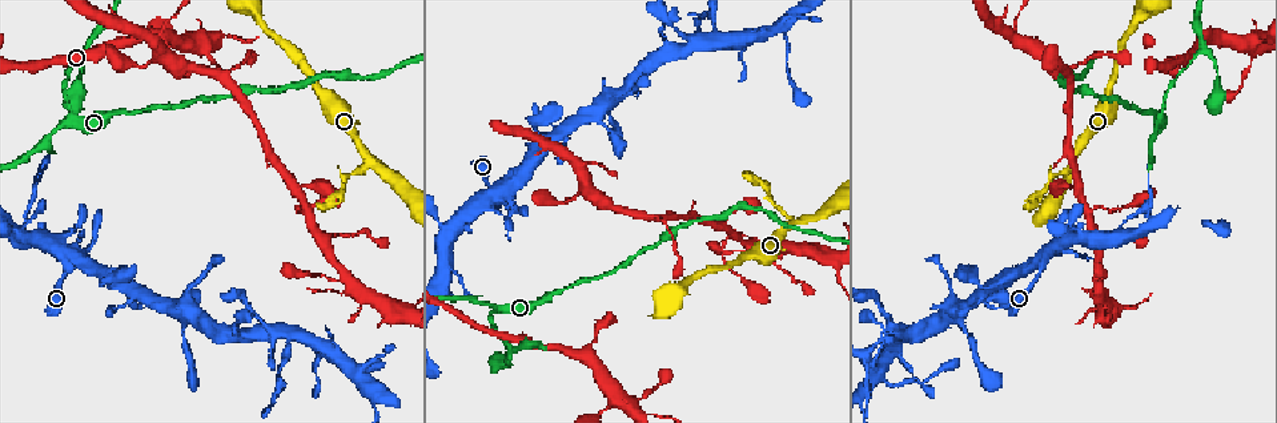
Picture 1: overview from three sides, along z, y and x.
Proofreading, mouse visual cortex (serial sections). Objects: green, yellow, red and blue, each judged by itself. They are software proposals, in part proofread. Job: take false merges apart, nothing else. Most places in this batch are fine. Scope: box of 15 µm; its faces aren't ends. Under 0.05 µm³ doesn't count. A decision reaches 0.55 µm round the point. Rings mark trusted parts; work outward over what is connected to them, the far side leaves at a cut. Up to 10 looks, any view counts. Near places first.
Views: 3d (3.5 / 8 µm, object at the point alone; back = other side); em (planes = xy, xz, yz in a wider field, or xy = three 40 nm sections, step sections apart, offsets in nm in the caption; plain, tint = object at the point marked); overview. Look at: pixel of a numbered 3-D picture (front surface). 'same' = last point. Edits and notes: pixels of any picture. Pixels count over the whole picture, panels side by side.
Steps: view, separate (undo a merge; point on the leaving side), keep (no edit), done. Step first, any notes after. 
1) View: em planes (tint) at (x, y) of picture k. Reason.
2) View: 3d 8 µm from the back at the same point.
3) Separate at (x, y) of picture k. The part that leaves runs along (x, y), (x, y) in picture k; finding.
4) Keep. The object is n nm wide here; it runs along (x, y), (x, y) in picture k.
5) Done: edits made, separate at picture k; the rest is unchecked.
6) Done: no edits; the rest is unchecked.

View: 3d 3.5 µm at (212, 62) of picture 1. A narrow waist.

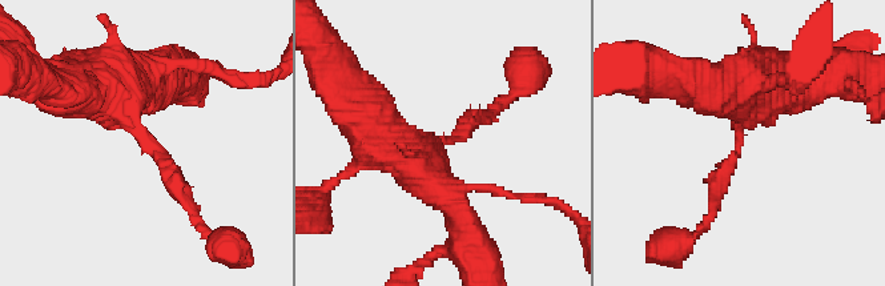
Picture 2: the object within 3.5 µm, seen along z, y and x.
View: em xy step 3 (tint) at (737, 152) of picture 2. The arms are 200, 500 nm wide.

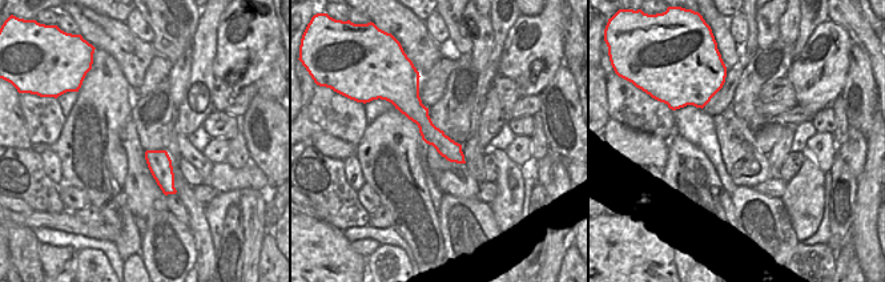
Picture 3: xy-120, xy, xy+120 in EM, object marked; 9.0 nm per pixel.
Keep. The object is 180 nm wide here; it runs along (410, 92), (425, 125), (461, 160) in picture 3; all the same cell.

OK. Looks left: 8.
View: 3d 3.5 µm at (494, 312) of picture 1. Three-way junction.

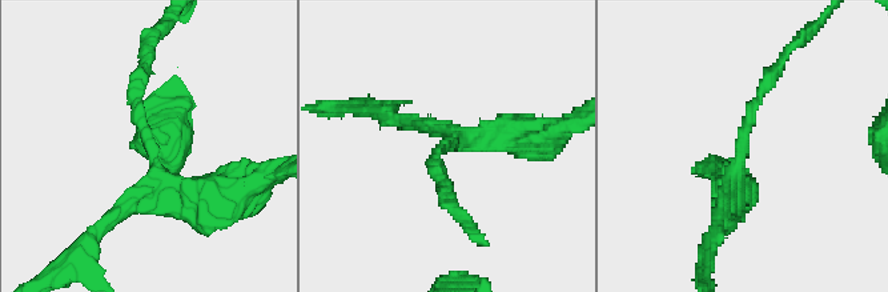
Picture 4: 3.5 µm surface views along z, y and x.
View: em planes (plain) at (739, 146) of picture 4.

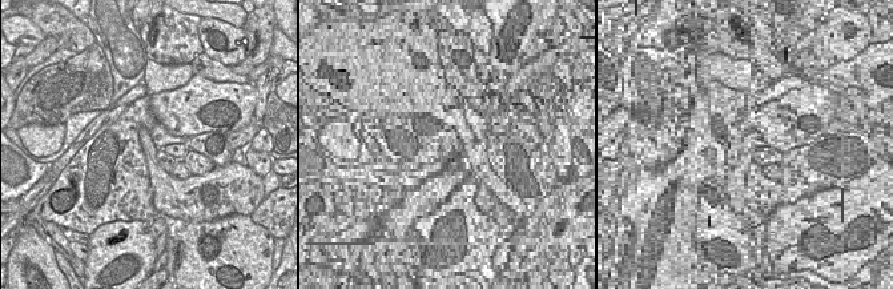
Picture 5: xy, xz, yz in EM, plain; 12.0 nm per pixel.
View: em planes (tint) at the same point.

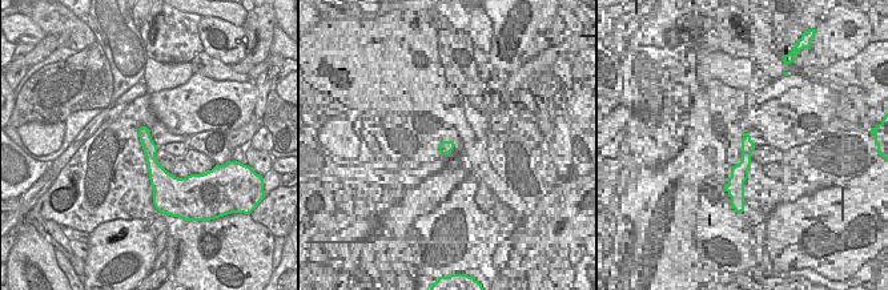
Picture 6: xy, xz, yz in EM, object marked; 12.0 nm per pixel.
Keep. 3 arms meet here; it runs along (224, 198), (161, 178), (141, 71) in picture 4; continuous, no second cell.

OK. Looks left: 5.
View: 3d 3.5 µm at (508, 347) of picture 1. A fork.

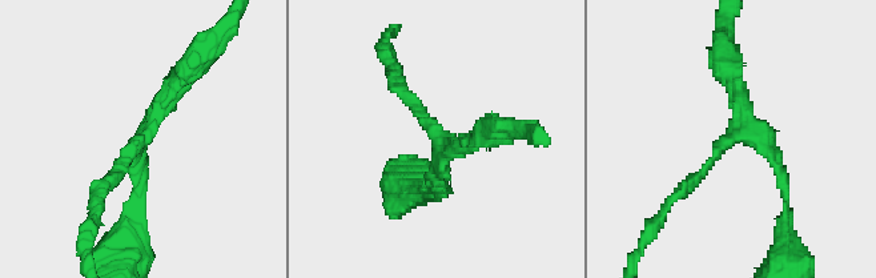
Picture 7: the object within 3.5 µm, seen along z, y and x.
View: em xy step 3 (tint) at (143, 136) of picture 7. 3 arms meet here; the arms are 150, 150, 200 nm wide; shape alone is not enough.

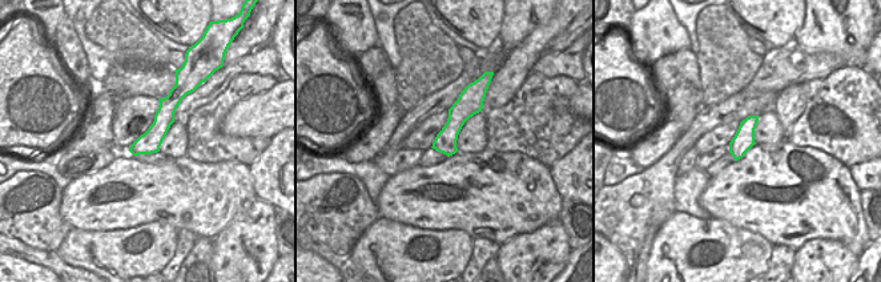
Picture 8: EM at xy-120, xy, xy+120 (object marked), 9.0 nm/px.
Keep. It runs along (177, 96), (161, 125), (135, 150) in picture 8; continuous, no second cell.

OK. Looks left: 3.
View: 3d 3.5 µm at (972, 279) of picture 1. Calibre changes.

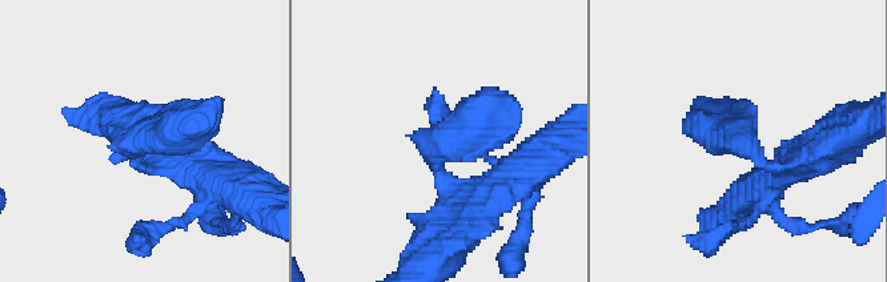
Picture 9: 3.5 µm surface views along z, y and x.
View: em xy step 1 (tint) at (444, 146) of picture 9. The arms are 200, 450 nm wide; need the tissue.

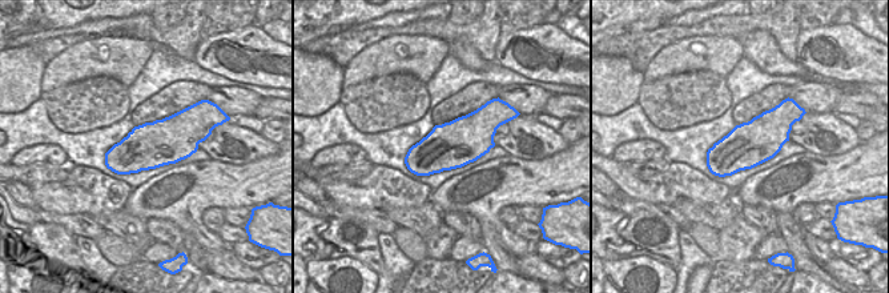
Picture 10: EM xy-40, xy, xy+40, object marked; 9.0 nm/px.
Keep. It runs along (806, 158), (766, 166), (705, 105) in picture 9; continuous, no second cell.

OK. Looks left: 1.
Done: no edits; the rest is unchecked.

